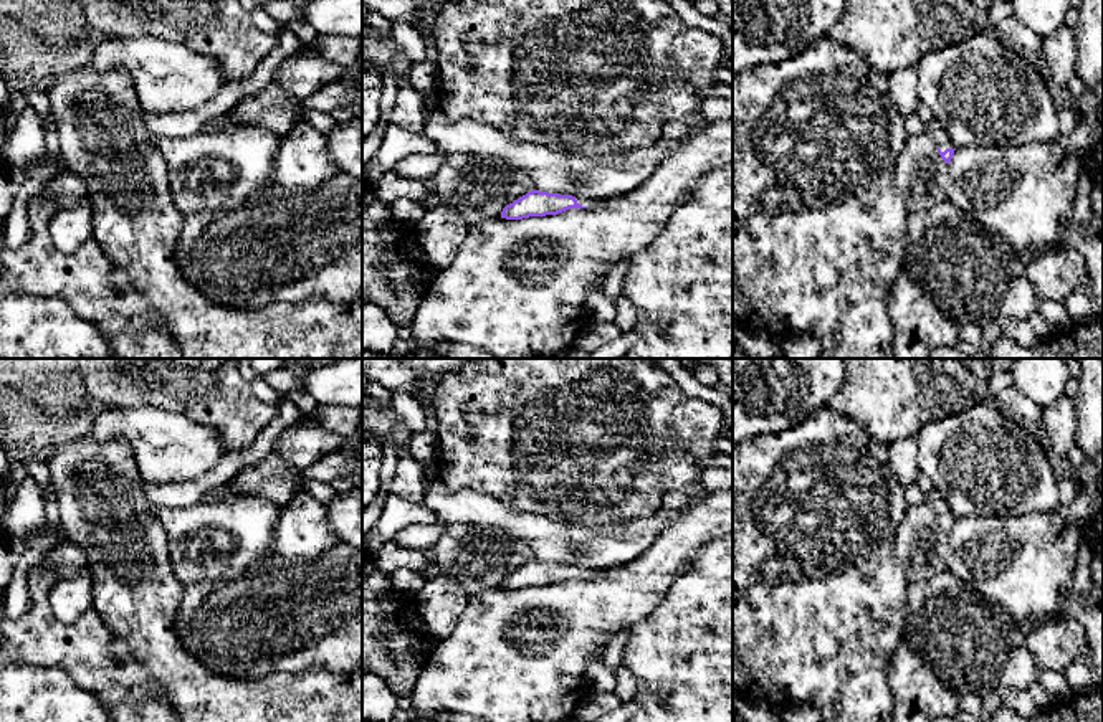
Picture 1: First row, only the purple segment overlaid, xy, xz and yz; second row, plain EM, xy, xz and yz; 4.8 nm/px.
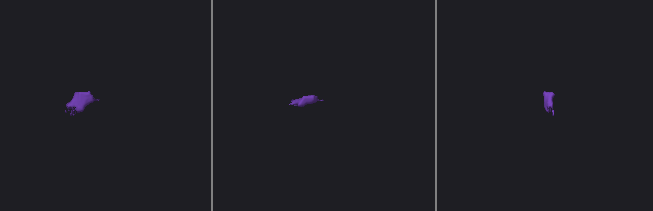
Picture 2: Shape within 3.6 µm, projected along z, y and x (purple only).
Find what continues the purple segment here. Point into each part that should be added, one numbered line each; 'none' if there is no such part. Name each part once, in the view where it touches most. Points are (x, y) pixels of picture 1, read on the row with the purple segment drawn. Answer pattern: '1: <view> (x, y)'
1: yz (936, 131)

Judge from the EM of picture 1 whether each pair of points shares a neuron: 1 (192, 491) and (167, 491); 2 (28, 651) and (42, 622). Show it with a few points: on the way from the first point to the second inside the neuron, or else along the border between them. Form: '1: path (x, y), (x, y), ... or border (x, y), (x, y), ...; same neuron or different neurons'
1: path (186, 491), (174, 491); same neuron
2: path (28, 645), (37, 636), (38, 628); same neuron

